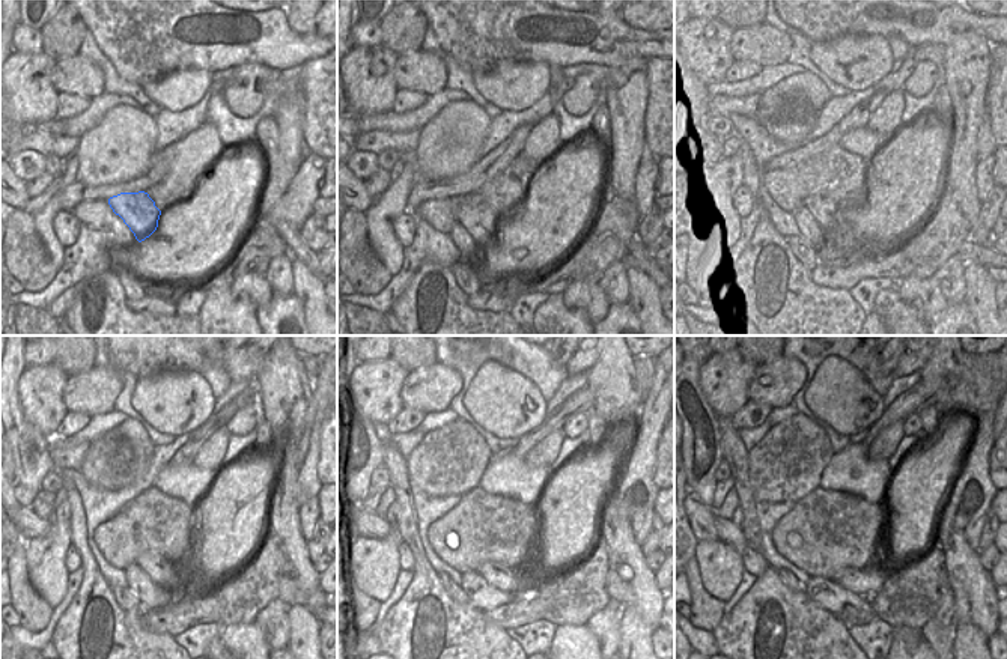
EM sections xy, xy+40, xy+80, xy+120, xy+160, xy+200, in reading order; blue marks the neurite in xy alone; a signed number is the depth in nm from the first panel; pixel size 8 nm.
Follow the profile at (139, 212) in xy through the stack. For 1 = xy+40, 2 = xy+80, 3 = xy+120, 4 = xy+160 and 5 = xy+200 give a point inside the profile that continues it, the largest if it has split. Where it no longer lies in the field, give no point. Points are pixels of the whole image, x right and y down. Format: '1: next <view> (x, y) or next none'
1: next xy+40 (473, 211)
2: next xy+80 (815, 220)
3: next xy+120 (149, 564)
4: next xy+160 (527, 581)
5: next xy+200 (867, 581)

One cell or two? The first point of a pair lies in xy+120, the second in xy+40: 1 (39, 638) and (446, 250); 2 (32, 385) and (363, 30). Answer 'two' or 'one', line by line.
1: one
2: two

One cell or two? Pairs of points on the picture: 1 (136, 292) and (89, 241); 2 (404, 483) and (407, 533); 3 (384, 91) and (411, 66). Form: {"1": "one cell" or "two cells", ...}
{"1": "two cells", "2": "one cell", "3": "two cells"}

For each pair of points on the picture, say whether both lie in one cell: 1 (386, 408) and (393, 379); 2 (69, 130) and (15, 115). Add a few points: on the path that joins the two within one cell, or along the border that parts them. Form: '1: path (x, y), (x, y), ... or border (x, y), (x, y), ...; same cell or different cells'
1: path (386, 400), (386, 387); same cell
2: border (56, 118), (44, 124), (30, 124), (21, 131); different cells

